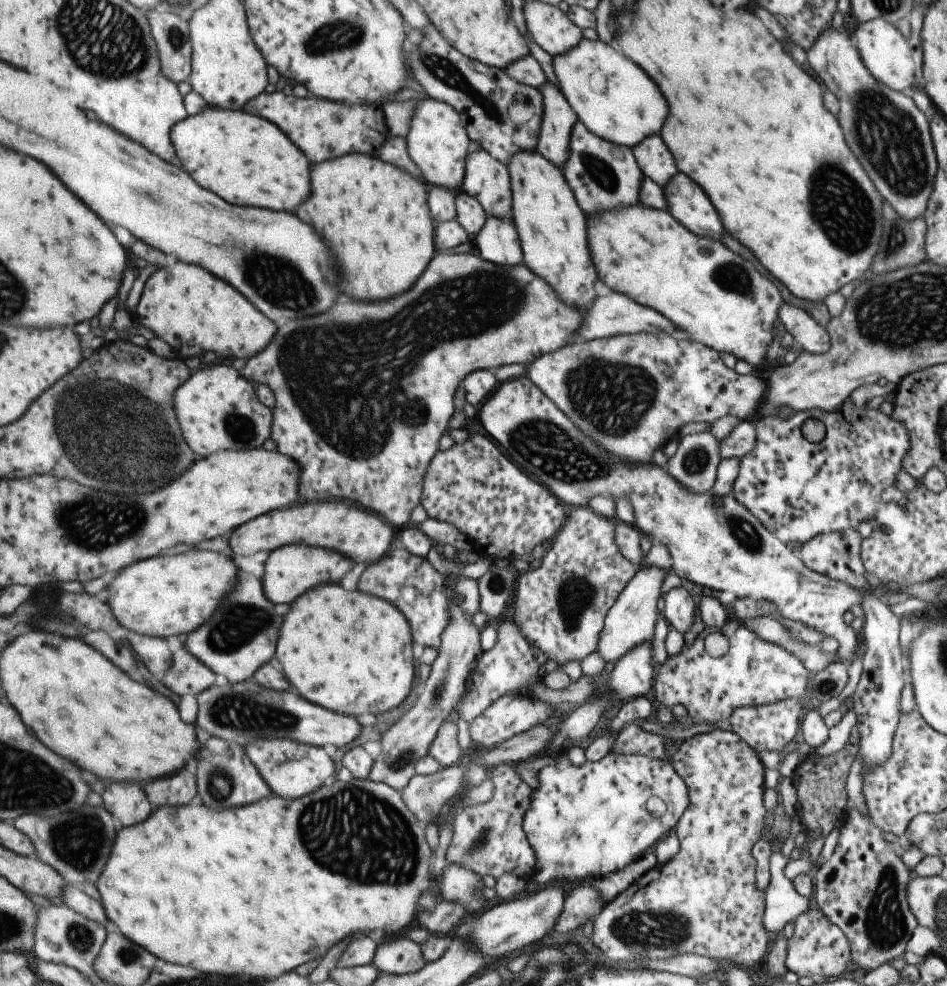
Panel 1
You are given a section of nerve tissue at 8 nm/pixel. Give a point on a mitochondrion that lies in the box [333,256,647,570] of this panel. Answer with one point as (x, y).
(550, 449)

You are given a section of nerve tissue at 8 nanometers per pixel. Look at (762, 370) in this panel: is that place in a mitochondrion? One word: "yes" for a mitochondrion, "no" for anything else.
no

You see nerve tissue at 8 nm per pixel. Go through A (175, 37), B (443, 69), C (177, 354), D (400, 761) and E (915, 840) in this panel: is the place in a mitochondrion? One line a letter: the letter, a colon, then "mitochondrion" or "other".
A: mitochondrion
B: mitochondrion
C: other
D: mitochondrion
E: other

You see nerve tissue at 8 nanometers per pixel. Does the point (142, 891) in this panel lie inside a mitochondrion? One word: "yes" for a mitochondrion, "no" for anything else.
no

